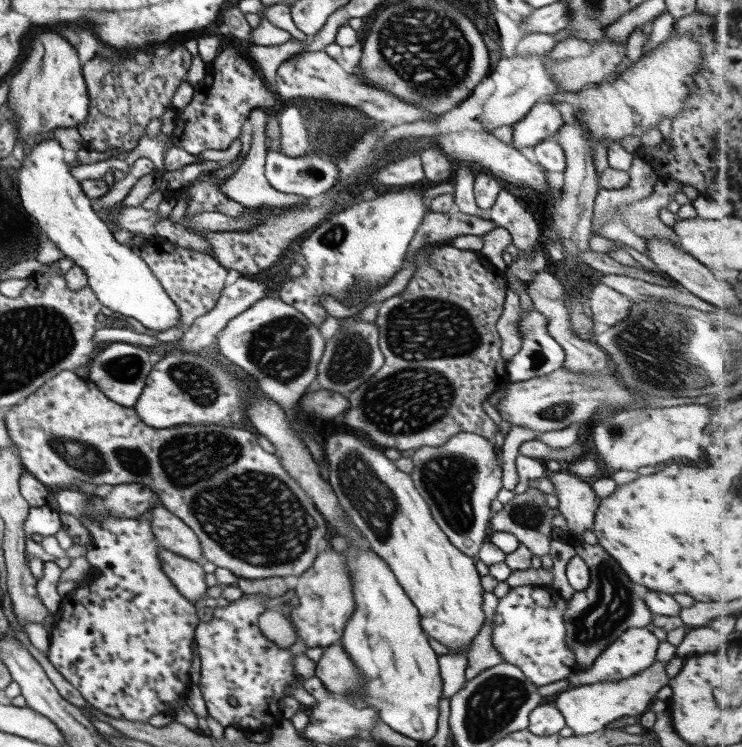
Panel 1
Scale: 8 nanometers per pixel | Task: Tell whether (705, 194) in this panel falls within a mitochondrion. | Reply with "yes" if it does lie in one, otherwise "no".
no

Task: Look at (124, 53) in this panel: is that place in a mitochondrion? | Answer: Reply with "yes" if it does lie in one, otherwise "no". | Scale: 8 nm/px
no

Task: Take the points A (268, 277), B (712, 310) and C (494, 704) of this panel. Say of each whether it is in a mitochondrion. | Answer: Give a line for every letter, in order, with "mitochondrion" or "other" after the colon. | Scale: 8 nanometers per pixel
A: other
B: other
C: mitochondrion

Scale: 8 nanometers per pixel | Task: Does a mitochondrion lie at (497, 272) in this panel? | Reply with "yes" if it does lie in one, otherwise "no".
no

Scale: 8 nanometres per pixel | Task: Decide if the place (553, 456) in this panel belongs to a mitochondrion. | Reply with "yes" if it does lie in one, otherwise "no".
no

